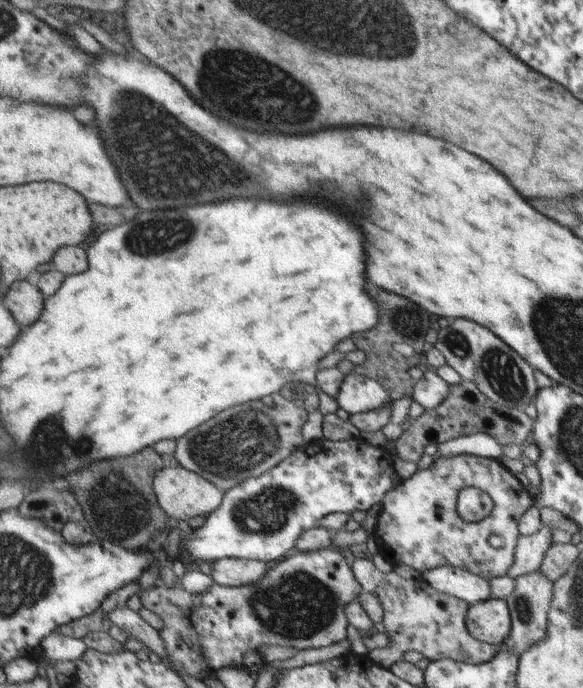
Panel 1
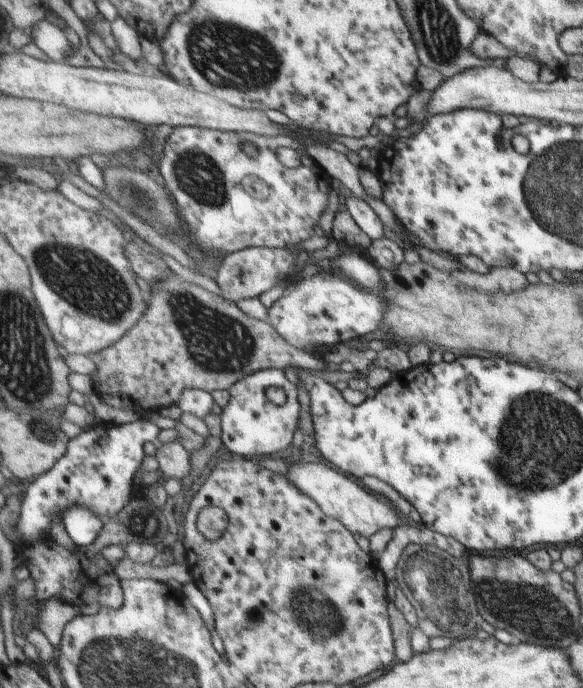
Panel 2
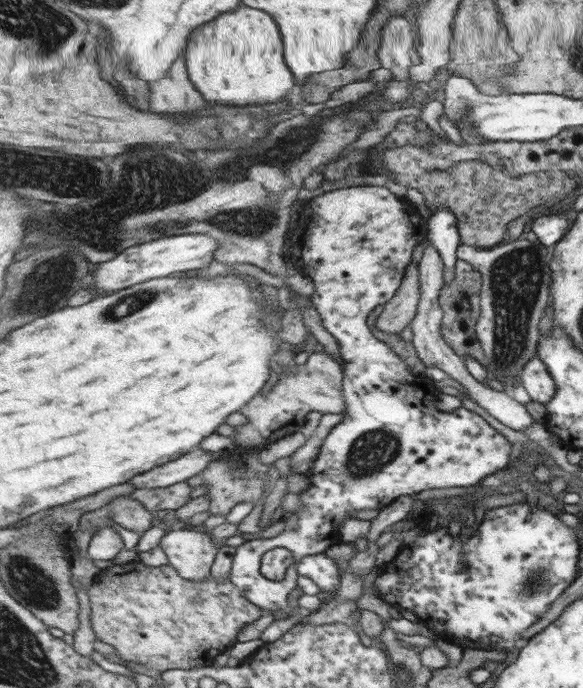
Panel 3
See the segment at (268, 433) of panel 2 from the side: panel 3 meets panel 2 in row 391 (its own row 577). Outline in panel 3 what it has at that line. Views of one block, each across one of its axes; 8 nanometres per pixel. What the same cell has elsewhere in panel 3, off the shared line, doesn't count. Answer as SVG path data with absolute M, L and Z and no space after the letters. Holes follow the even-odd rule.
M352 186L328 191L314 198L310 201L310 204L306 206L306 210L304 210L304 214L302 214L302 226L304 226L304 228L296 228L296 232L300 234L300 236L296 236L296 238L299 238L300 240L296 240L296 244L293 246L293 259L291 264L313 279L316 292L312 296L312 300L316 308L321 312L326 328L339 340L343 355L344 401L346 401L346 410L344 412L343 421L330 433L325 444L322 445L320 457L316 459L314 467L312 467L312 469L308 471L308 474L306 474L307 478L312 480L312 484L310 484L310 488L307 492L299 495L304 503L305 509L293 513L291 518L286 520L287 528L279 535L276 535L271 539L246 540L235 554L233 569L230 571L231 579L234 581L234 584L244 591L244 595L246 595L248 599L254 601L256 605L260 605L264 610L271 611L276 616L289 612L290 602L288 601L288 598L290 598L290 594L298 588L300 570L298 570L298 564L292 564L292 566L287 569L287 574L284 579L270 580L270 578L266 578L266 576L262 574L262 560L264 560L264 554L266 554L266 552L270 552L270 550L274 550L274 548L287 548L293 553L294 558L298 559L298 561L310 555L327 552L328 548L332 546L332 542L339 541L340 537L337 528L344 526L344 522L352 518L352 512L362 512L362 510L380 511L390 505L392 500L396 500L398 496L402 496L402 494L416 494L422 492L422 490L431 488L472 486L474 484L479 484L480 481L488 476L488 474L492 474L492 472L507 466L511 460L510 450L512 448L512 444L505 438L505 436L490 426L484 418L480 418L480 415L477 413L464 407L456 408L450 412L439 410L436 407L435 402L440 398L440 392L436 390L432 380L426 376L416 375L410 372L406 364L394 353L390 346L372 336L372 332L370 332L370 328L368 328L368 324L366 324L368 314L370 314L376 306L388 303L390 298L394 298L397 295L396 290L399 290L400 280L402 280L402 276L404 276L404 268L406 268L406 264L410 264L410 256L412 256L414 246L416 246L422 238L426 238L426 232L423 228L418 228L418 226L412 224L412 216L408 214L408 210L406 210L406 206L404 206L404 202L400 200L400 197L394 195L384 186Z

